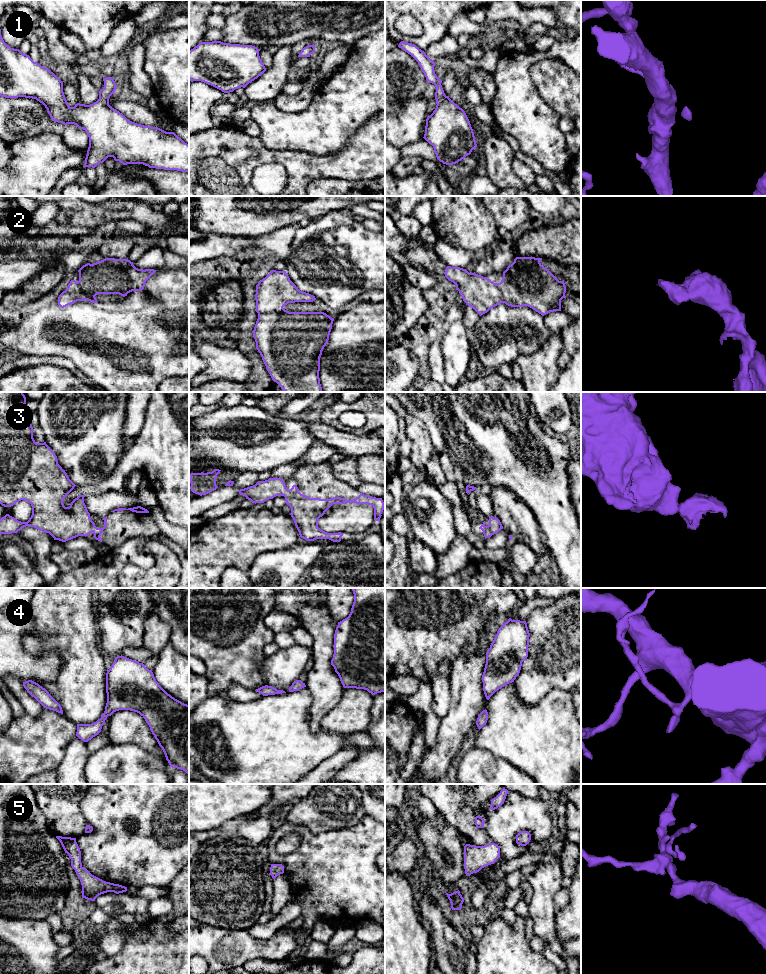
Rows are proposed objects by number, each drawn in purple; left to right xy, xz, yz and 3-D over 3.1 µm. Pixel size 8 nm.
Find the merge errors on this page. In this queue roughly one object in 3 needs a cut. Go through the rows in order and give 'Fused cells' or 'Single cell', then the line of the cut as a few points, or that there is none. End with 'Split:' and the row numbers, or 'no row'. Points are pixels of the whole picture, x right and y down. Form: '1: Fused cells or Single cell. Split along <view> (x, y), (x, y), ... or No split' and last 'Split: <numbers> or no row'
1: Single cell. No split
2: Single cell. No split
3: Single cell. No split
4: Single cell. No split
5: Single cell. No split
Split: no row

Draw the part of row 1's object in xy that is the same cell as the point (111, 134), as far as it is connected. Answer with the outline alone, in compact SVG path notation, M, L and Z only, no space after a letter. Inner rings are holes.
M0 29L0 96L36 99L45 106L52 121L64 125L74 124L85 130L89 137L89 147L84 167L95 168L108 157L113 157L123 165L143 164L149 168L189 172L189 144L174 132L144 126L127 119L109 105L109 98L117 88L113 77L103 78L103 81L104 87L99 91L96 102L90 105L77 103L70 107L63 92L63 82L48 68L34 62L29 55L8 46Z

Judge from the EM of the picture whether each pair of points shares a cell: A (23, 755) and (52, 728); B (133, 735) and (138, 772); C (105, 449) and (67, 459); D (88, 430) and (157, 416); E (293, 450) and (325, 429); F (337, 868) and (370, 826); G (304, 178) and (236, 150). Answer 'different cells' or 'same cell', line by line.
A: same cell
B: different cells
C: same cell
D: different cells
E: different cells
F: same cell
G: same cell

